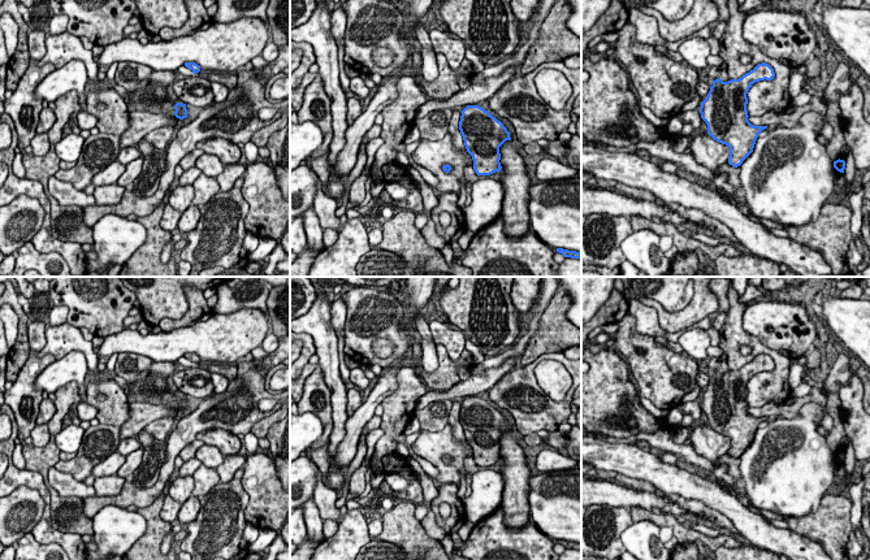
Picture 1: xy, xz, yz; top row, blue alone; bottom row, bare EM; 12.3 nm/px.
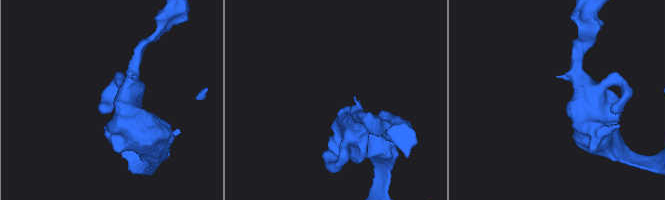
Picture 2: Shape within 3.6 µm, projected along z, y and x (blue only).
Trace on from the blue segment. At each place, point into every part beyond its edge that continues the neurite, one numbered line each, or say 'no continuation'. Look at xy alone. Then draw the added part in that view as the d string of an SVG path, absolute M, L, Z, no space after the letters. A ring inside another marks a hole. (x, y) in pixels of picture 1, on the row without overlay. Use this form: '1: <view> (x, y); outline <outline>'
1: xy (141, 415); outline M133 401L130 403L129 418L120 426L120 438L137 438L138 434L152 421L170 416L177 416L179 409L174 405L161 405L151 403Z

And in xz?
1: xz (475, 385); outline M506 360L498 368L485 369L482 375L469 375L468 379L458 382L447 391L432 391L429 390L424 396L416 401L416 411L425 408L433 401L453 400L455 398L477 396L479 394L492 388L508 370L515 365L515 360Z

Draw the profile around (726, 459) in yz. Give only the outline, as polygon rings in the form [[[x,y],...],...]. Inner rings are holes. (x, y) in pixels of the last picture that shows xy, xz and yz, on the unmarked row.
[[[728,453],[723,455],[720,459],[718,459],[719,466],[727,465],[730,476],[740,485],[743,485],[741,474],[739,470],[740,457],[733,459]]]

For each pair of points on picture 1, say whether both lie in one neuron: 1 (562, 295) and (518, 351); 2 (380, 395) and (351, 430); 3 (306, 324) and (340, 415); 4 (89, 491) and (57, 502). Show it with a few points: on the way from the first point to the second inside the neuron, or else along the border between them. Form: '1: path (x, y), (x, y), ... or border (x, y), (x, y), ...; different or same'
1: border (552, 298), (540, 317), (539, 330), (524, 352); different
2: path (371, 404), (358, 421); same
3: path (327, 346), (330, 374), (338, 391); same
4: border (48, 480), (61, 495), (77, 495), (82, 499); different

